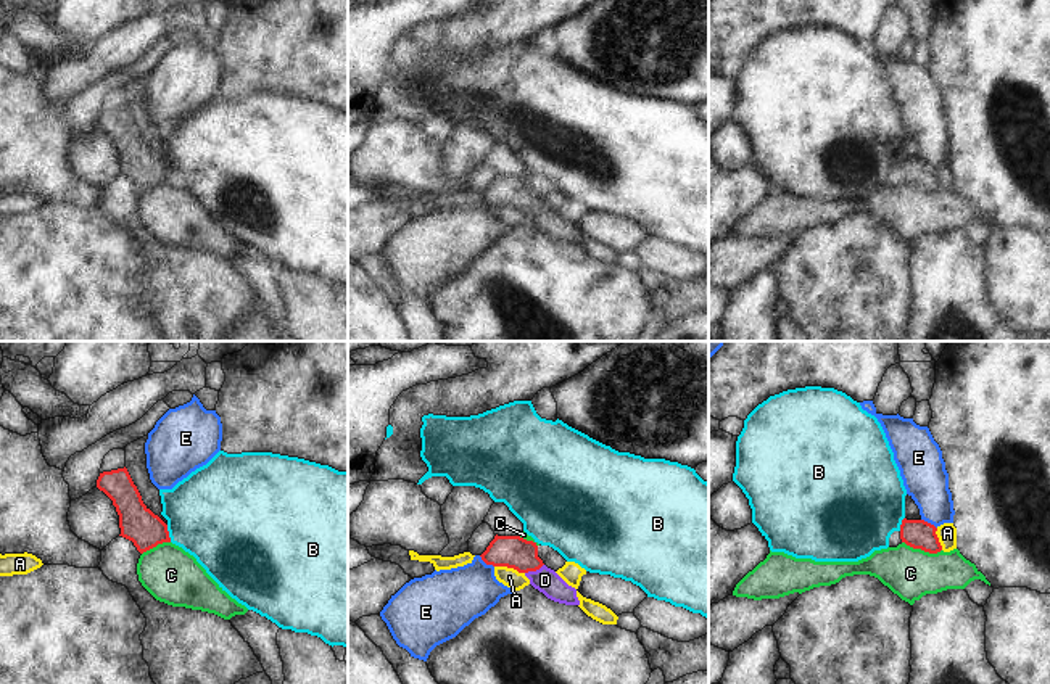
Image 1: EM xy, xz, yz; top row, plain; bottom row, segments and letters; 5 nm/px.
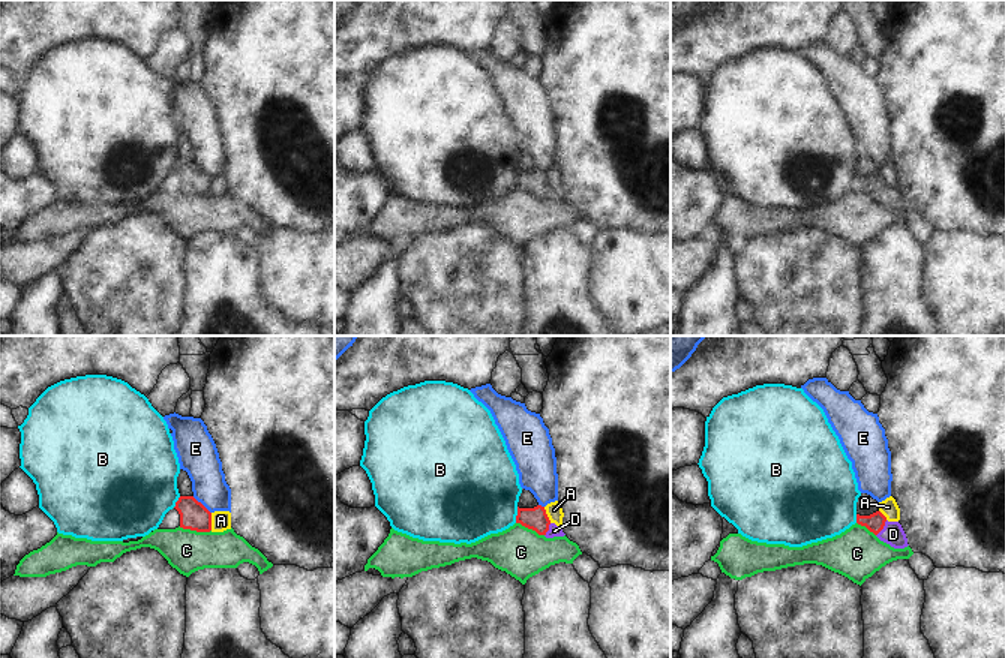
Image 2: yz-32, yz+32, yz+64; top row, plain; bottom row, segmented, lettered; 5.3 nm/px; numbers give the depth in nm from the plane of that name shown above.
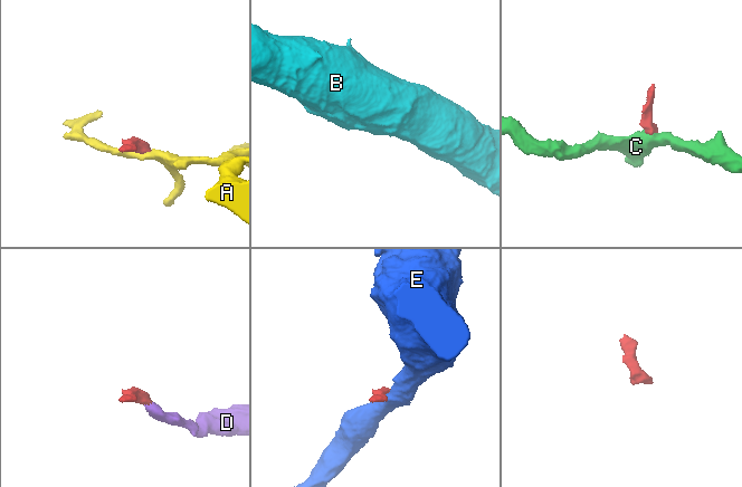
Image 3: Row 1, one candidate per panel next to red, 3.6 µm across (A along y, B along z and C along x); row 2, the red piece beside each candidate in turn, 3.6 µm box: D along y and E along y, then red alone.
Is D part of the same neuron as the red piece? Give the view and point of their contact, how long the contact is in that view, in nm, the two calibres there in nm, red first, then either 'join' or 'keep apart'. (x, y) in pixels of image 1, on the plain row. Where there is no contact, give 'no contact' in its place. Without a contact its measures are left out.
xz (533, 210) | 110 nm | 160/120 nm | join

